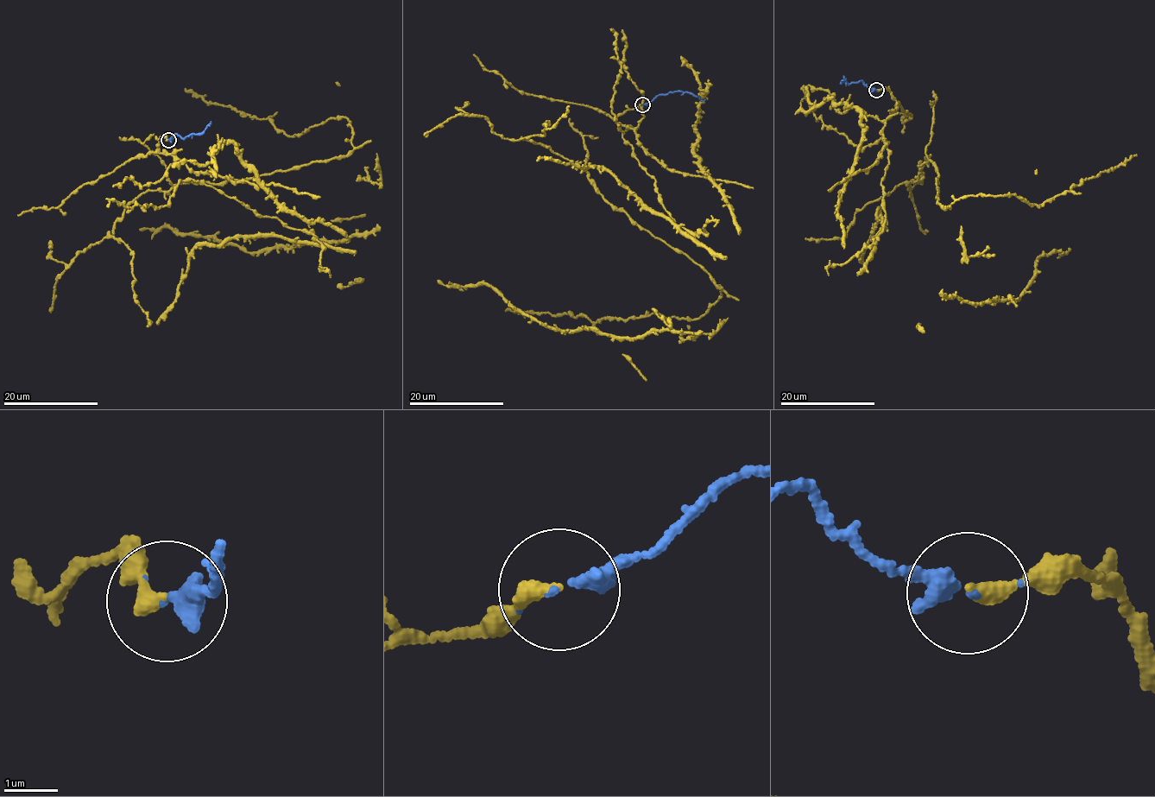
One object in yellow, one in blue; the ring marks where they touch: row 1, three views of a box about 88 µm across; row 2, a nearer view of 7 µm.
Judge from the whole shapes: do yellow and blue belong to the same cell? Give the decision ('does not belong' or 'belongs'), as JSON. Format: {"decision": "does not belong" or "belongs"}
{"decision": "belongs"}

